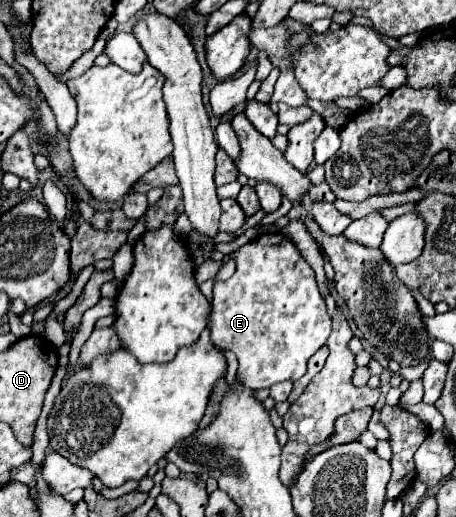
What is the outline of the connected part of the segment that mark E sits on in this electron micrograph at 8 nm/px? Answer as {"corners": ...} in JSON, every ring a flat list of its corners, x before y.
{"corners":[[264,232,260,236,256,236,252,242,244,244,238,252,232,254,232,258,236,260,236,272,232,278,228,278,226,282,220,282,220,280,214,280,214,288,212,288,212,316,210,316,210,340,218,346,218,348,224,348,224,350,230,350,236,354,240,366,238,366,238,380,252,388,252,390,258,390,258,388,270,388,272,384,276,382,284,382,284,380,298,380,300,376,304,376,306,372,306,362,308,358,322,346,326,344,328,336,330,336,330,330,332,330,332,322,330,322,330,314,328,314,328,308,326,308,326,302,318,290,318,284,314,280,314,270,310,268,310,264,302,258,302,254,298,252,298,248,294,246,294,242,284,236,282,232]]}

